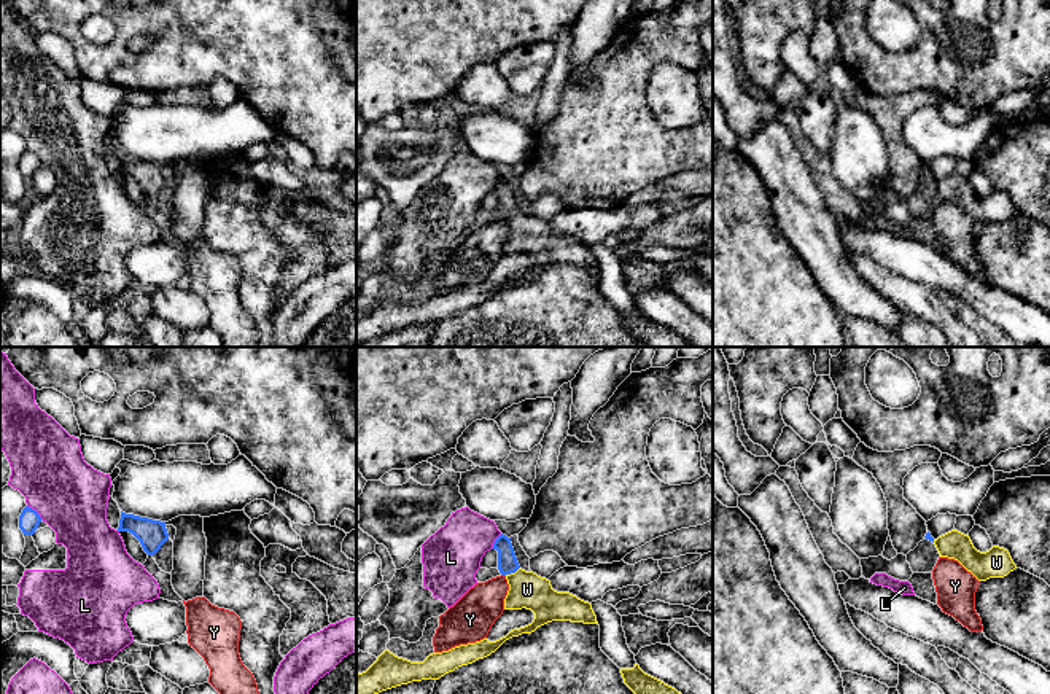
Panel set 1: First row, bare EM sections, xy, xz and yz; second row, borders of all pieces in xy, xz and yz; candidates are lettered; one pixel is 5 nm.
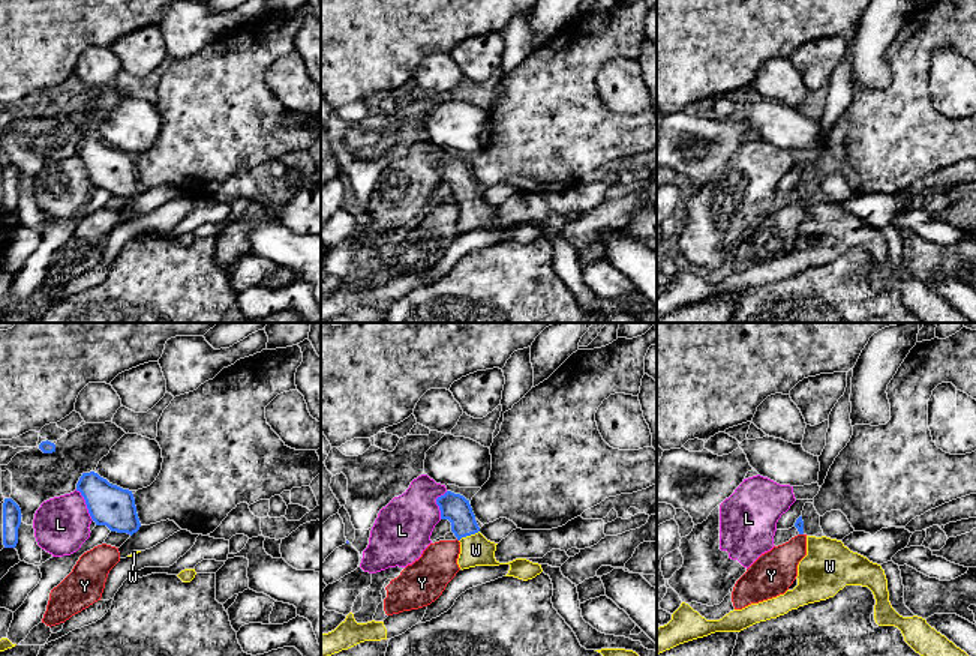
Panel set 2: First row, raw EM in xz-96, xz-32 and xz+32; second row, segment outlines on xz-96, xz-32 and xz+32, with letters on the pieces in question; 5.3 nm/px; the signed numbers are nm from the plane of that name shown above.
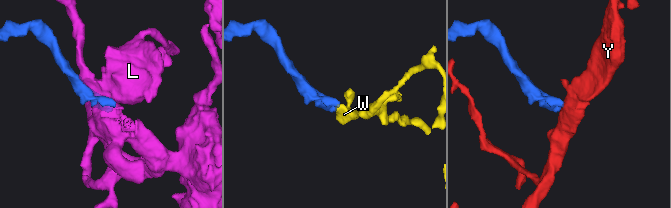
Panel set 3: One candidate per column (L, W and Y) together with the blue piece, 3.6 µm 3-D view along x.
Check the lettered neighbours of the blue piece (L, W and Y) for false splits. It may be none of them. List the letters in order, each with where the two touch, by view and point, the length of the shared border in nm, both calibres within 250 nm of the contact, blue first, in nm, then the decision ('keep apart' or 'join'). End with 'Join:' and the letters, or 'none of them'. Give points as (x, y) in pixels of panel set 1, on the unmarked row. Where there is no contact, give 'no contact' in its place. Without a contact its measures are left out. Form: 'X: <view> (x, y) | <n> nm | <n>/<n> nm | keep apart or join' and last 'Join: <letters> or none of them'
L: xy (35, 155) | 120 nm | 110/360 nm | keep apart
W: xz (511, 215) | 90 nm | 100/180 nm | join
Y: xz (503, 218) | 30 nm | 100/220 nm | keep apart
Join: W

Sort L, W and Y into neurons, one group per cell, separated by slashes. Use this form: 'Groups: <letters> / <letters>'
Groups: L / W / Y

